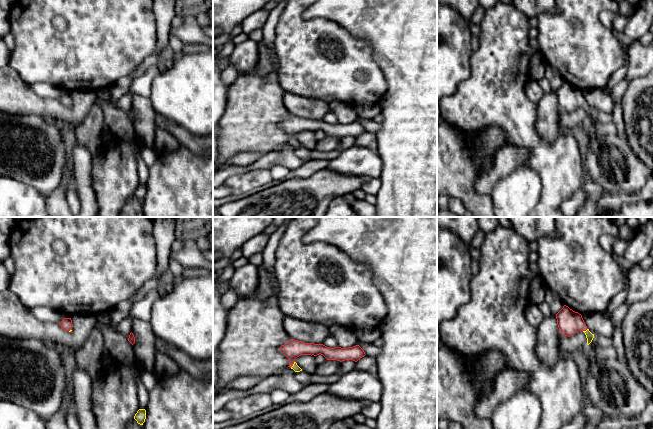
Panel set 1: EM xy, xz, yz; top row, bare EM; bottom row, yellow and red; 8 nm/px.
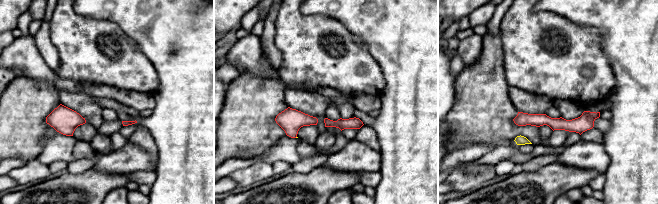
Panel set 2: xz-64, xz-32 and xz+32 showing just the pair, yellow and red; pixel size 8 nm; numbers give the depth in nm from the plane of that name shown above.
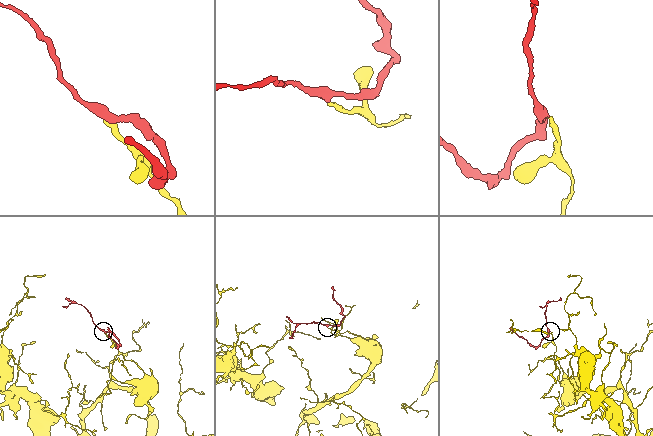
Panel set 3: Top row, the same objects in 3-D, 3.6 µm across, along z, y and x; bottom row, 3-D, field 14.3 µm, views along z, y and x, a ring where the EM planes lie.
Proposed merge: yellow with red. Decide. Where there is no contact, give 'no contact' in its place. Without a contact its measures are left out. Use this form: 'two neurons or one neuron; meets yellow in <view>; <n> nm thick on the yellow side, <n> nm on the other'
one neuron; meets yellow in xz; 60 nm thick on the yellow side, 150 nm on the other

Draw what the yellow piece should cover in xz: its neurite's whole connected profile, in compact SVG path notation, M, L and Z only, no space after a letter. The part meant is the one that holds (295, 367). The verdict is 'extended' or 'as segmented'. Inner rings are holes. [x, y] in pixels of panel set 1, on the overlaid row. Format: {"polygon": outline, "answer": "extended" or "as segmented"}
{"polygon": "M290 339L287 343L282 345L280 347L280 351L288 358L288 367L293 369L295 372L302 371L295 362L295 359L301 355L317 356L321 354L327 360L337 360L340 362L345 360L353 360L357 362L360 358L366 355L359 345L348 348L341 348L338 346L330 348L323 344L305 343L294 339Z", "answer": "extended"}

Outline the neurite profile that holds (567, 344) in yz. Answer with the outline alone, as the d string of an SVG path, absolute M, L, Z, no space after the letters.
M579 331L570 337L559 334L559 347L563 355L570 354L578 349L586 349L587 346L587 338L583 331Z

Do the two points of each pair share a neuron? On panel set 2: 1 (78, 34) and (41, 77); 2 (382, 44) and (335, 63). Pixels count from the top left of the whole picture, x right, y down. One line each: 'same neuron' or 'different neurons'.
1: different neurons
2: different neurons

